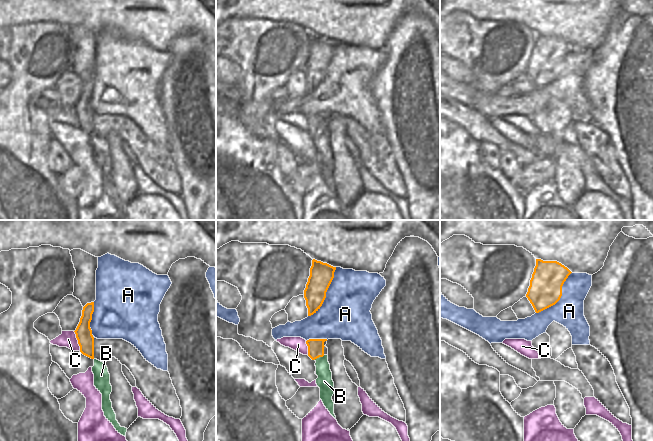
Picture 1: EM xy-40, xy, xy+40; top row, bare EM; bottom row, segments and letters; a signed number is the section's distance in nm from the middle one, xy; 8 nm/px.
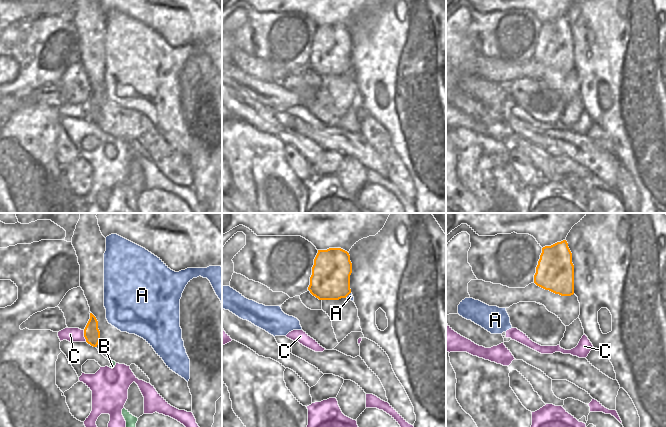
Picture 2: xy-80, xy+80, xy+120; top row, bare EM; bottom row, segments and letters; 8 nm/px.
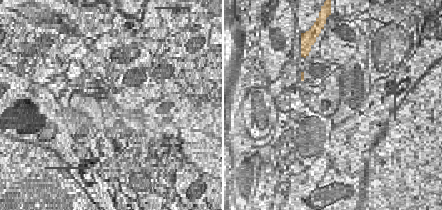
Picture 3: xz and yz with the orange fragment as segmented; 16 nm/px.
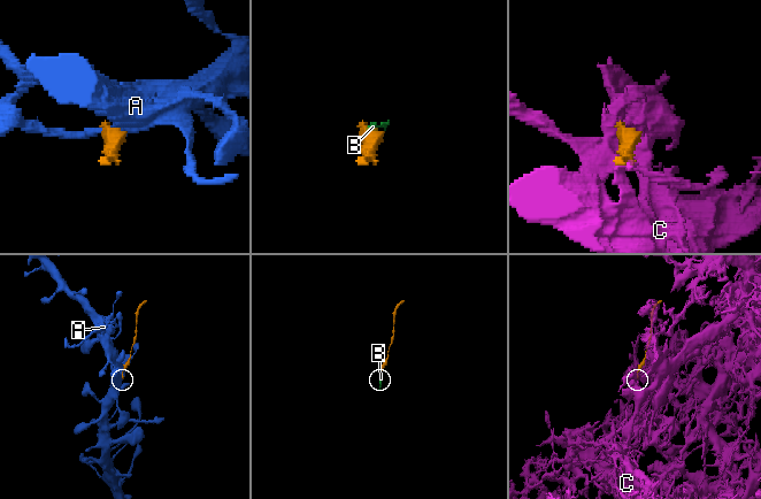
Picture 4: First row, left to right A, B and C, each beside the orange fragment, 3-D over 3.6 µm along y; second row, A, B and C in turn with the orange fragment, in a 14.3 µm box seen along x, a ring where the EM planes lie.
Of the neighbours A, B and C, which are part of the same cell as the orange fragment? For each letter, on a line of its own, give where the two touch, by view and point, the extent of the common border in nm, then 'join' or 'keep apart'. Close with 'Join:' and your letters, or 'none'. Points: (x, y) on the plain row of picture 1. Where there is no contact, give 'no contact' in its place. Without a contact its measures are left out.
A: xy (325, 69) | 460 nm | keep apart
B: xy (319, 132) | 90 nm | join
C: xy-40 (78, 117) | 170 nm | keep apart
Join: B

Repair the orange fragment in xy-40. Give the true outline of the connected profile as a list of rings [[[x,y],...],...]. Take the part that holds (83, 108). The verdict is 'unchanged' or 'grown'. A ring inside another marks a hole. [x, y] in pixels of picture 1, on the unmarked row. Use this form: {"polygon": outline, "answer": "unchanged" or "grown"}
{"polygon": [[[94,78],[87,79],[83,83],[80,98],[74,107],[80,122],[80,128],[91,135],[94,135],[94,113],[90,104],[93,88]]], "answer": "unchanged"}

